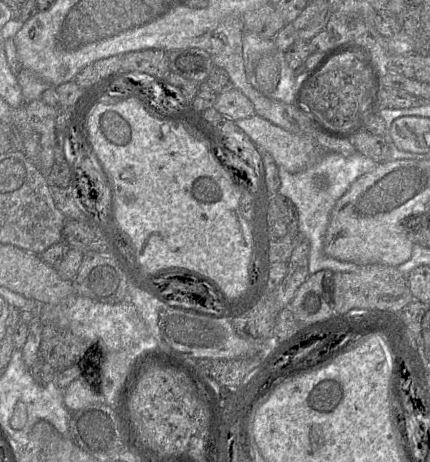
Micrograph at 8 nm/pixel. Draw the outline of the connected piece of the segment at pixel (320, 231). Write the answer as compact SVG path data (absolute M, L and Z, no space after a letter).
M359 152L350 156L325 153L317 163L300 172L290 173L285 169L279 169L280 186L278 193L289 199L295 206L299 232L309 241L309 274L321 270L330 270L333 273L353 273L359 271L360 267L364 267L326 256L323 252L323 238L329 223L330 213L336 201L344 195L356 179L373 171L377 165L377 162Z

